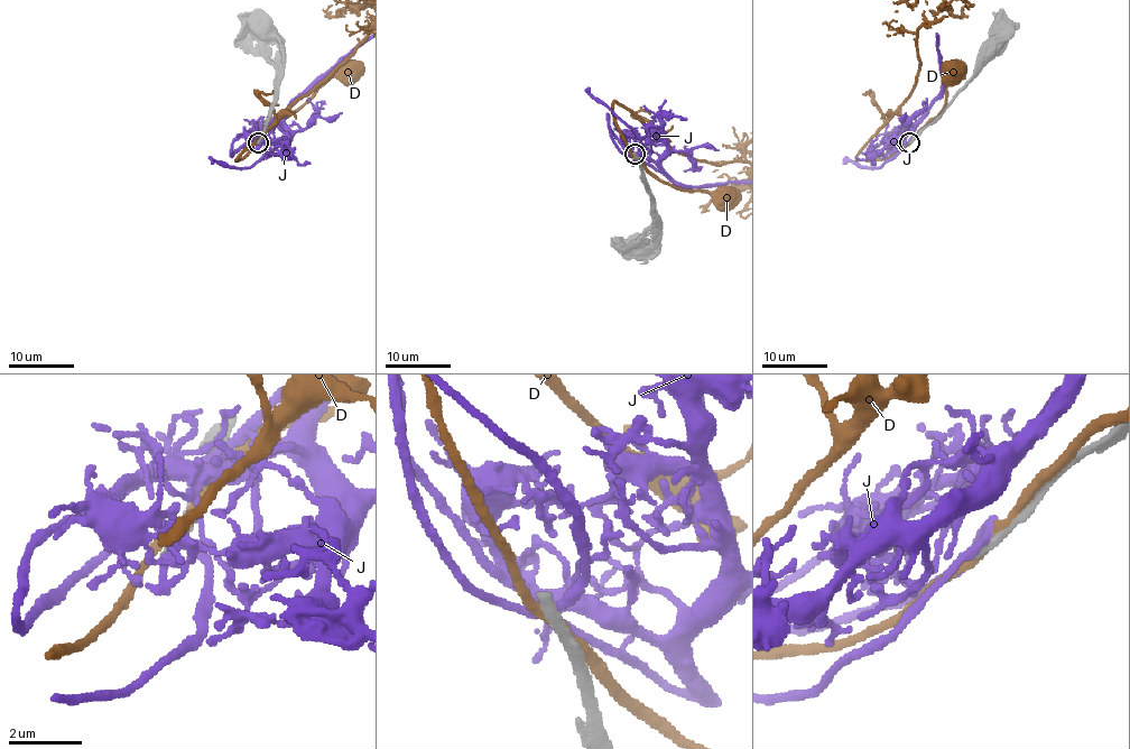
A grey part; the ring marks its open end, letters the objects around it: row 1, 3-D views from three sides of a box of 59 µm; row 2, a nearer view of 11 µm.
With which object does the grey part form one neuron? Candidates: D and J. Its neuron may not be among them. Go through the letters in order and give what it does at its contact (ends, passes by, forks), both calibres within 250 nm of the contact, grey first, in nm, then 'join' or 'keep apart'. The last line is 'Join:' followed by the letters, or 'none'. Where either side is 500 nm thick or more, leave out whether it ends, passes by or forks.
D: it passes by; calibres 240 and 280 nm; keep apart
J: it passes by; calibres 320 and 220 nm; keep apart
Join: none

